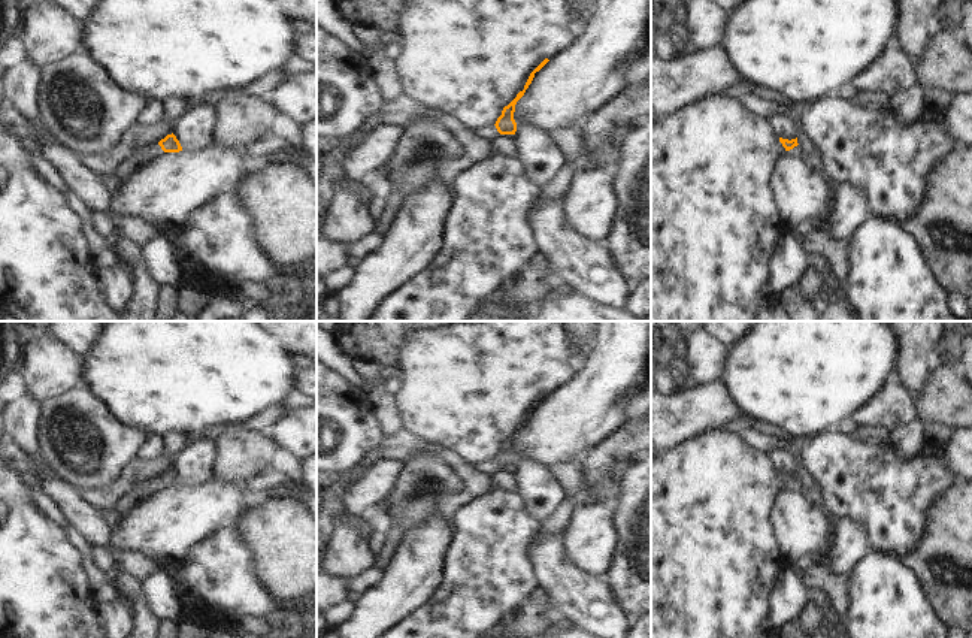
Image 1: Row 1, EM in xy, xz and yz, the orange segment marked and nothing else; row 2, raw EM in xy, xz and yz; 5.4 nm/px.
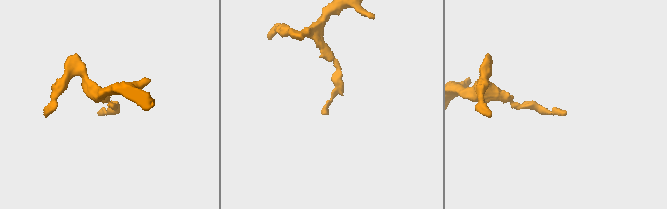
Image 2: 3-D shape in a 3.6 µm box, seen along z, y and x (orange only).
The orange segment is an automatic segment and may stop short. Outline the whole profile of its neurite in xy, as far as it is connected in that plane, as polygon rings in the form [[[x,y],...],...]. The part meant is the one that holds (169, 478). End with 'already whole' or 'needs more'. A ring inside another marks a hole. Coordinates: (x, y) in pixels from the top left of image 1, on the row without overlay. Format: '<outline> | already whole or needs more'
[[[172,468],[167,469],[164,474],[161,474],[158,478],[151,478],[148,481],[148,489],[145,495],[149,498],[163,490],[164,487],[179,487],[179,486],[182,486],[182,481],[176,474],[176,471]]] | needs more

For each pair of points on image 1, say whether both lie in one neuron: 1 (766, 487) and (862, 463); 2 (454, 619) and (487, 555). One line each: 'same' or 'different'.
1: different
2: same

